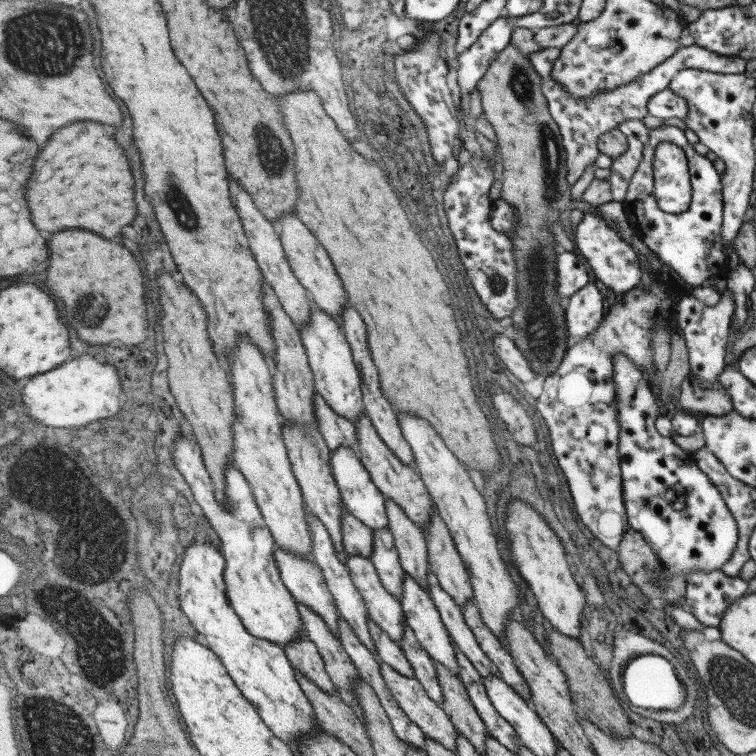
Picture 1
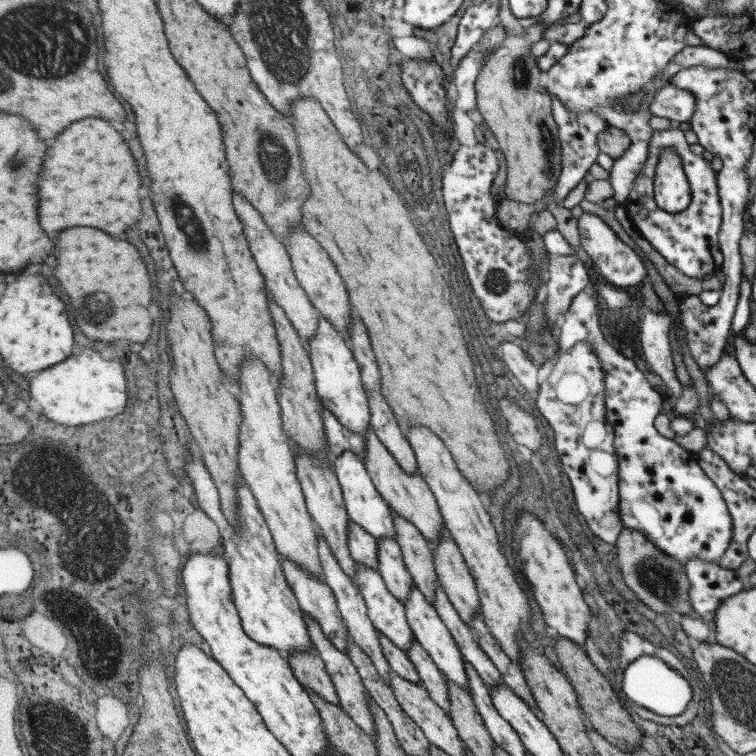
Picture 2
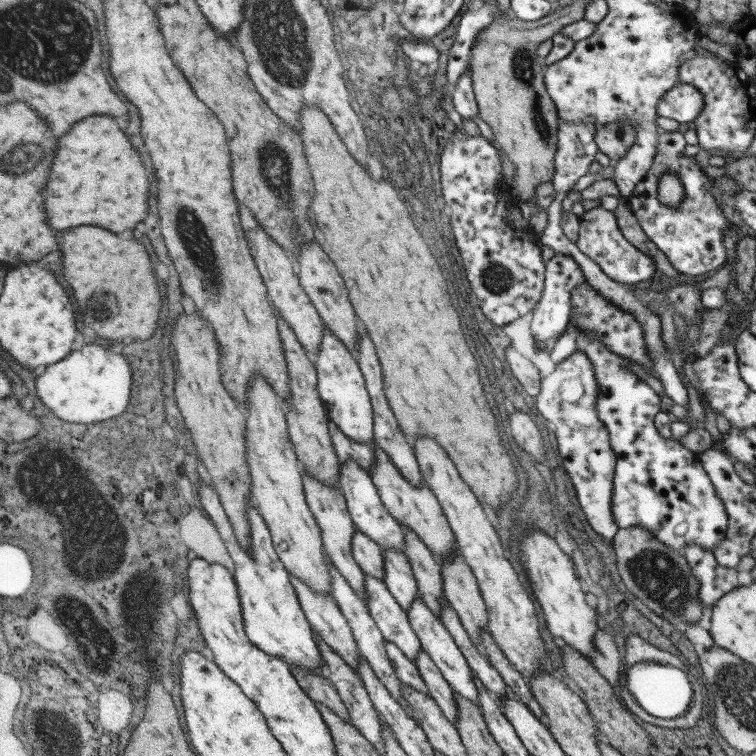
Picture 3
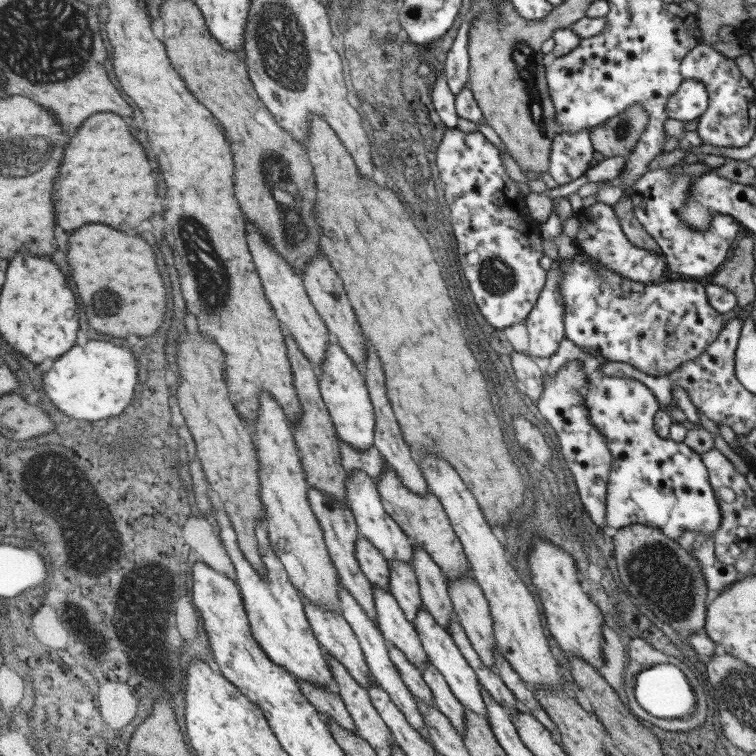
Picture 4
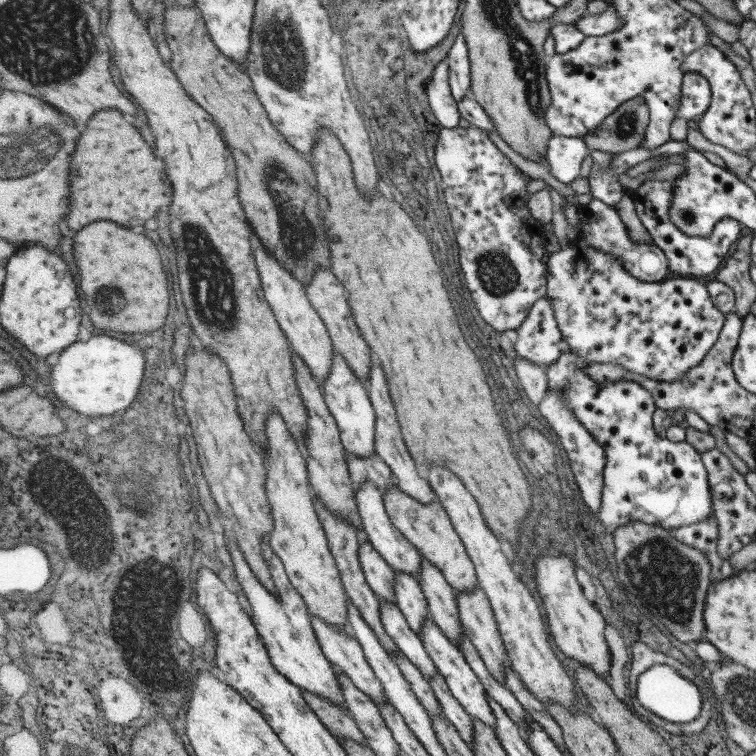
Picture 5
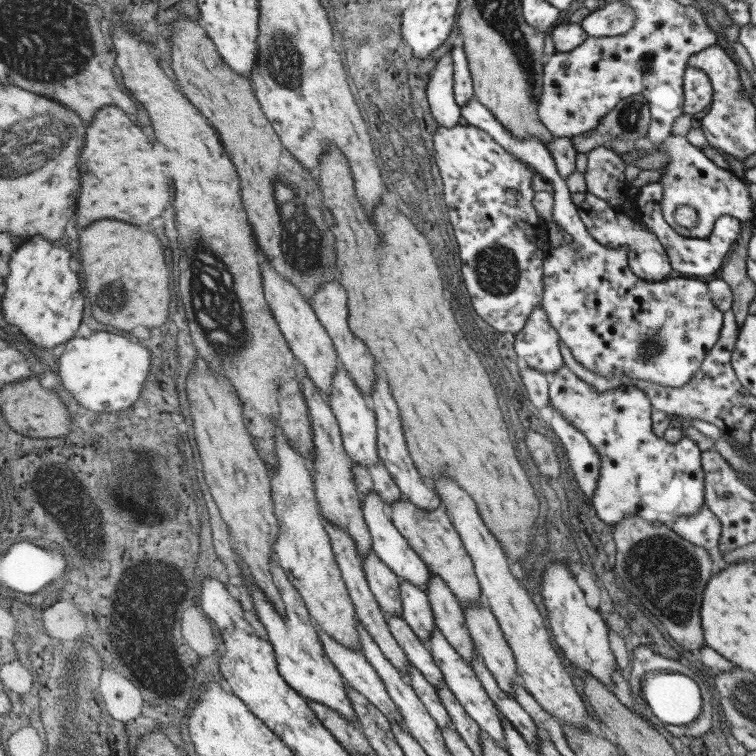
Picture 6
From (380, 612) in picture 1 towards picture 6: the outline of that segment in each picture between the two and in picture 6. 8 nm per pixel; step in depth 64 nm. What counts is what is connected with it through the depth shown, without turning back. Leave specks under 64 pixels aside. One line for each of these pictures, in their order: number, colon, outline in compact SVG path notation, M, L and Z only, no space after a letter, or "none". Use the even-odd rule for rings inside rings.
2: M357 564L357 566L359 568L357 568L355 584L357 588L361 588L367 600L369 616L373 618L375 628L385 636L389 636L397 648L407 652L413 642L413 630L407 624L405 606L391 594L383 576L377 570L367 568L365 564Z
3: M365 574L365 588L371 616L383 630L387 642L393 642L411 662L415 662L415 656L421 650L421 642L407 620L407 612L395 602L385 580Z
4: M375 586L375 604L377 604L377 620L379 628L385 634L389 646L397 646L405 658L419 670L427 666L427 654L423 652L419 634L415 632L413 624L405 618L401 606L395 602L389 590Z
5: M381 602L381 618L383 618L383 626L387 630L387 634L391 636L393 644L397 646L397 650L425 676L431 678L435 676L437 668L433 666L431 658L427 656L425 648L423 648L423 640L419 638L417 632L413 632L405 620L405 616L401 614L399 606L395 606L393 602Z
6: M387 616L387 620L389 620L389 626L391 626L391 636L395 638L399 648L407 656L409 664L415 666L429 684L439 688L445 680L443 680L441 670L433 662L433 656L427 650L427 646L413 634L409 624L401 616Z

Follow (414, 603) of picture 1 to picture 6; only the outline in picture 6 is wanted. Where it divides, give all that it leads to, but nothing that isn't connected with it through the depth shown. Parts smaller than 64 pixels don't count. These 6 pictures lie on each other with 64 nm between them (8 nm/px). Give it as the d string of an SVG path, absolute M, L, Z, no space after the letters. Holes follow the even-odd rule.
M433 628L431 632L431 638L429 642L425 644L427 650L431 652L433 656L433 662L437 664L437 668L441 670L443 674L443 684L453 692L453 698L457 698L457 702L463 706L463 710L479 724L479 730L483 730L489 738L493 738L497 742L497 746L501 746L503 750L505 748L505 742L503 742L503 730L501 730L501 720L499 720L499 710L495 708L495 704L491 702L491 698L487 696L485 688L481 686L481 680L475 676L473 668L451 648L451 644L443 638L443 634L439 632L439 628Z

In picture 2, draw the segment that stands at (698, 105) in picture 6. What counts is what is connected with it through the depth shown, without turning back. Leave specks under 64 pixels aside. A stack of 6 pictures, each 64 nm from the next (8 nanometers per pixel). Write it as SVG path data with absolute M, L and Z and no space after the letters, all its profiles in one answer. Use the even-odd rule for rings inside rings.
M665 86L659 92L655 92L649 104L651 116L671 120L673 124L683 128L693 116L693 110L695 110L695 100L691 98L691 94L687 90L677 90L671 86Z

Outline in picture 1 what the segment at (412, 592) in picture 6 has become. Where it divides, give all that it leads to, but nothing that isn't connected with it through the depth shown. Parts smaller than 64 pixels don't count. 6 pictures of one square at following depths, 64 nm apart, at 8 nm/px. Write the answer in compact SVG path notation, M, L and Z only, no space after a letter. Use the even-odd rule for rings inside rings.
M377 530L373 542L375 542L375 550L371 560L377 566L377 574L383 582L383 588L387 588L395 598L399 598L405 572L401 570L391 530Z

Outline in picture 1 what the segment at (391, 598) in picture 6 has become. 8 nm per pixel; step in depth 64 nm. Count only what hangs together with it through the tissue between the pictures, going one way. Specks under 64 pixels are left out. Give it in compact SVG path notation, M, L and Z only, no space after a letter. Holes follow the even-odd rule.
M343 506L343 538L349 556L363 556L369 560L373 558L375 530L357 516L353 516L353 512L347 506Z

